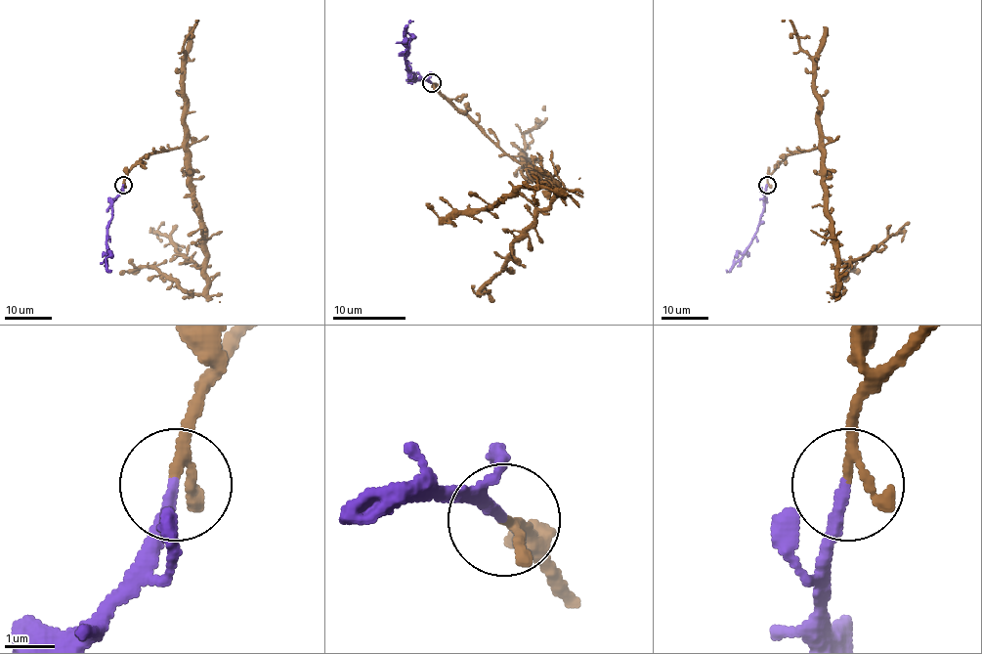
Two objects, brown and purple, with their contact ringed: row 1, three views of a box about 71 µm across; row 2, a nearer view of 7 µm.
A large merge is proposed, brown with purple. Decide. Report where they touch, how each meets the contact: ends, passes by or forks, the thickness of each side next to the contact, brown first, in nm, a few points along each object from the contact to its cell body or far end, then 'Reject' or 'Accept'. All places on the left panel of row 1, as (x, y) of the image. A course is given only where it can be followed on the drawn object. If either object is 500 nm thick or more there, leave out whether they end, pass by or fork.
Place: (123, 185). At the ring brown passes by. At the ring purple ends. Thickness 150 nm (brown) against 220 nm. Course of brown: (123, 185), (146, 155), (185, 152), (188, 187), (205, 232), (206, 288), (187, 293), (148, 267), (120, 274). Course of purple: (123, 185), (112, 203), (109, 222), (109, 269). Accept

